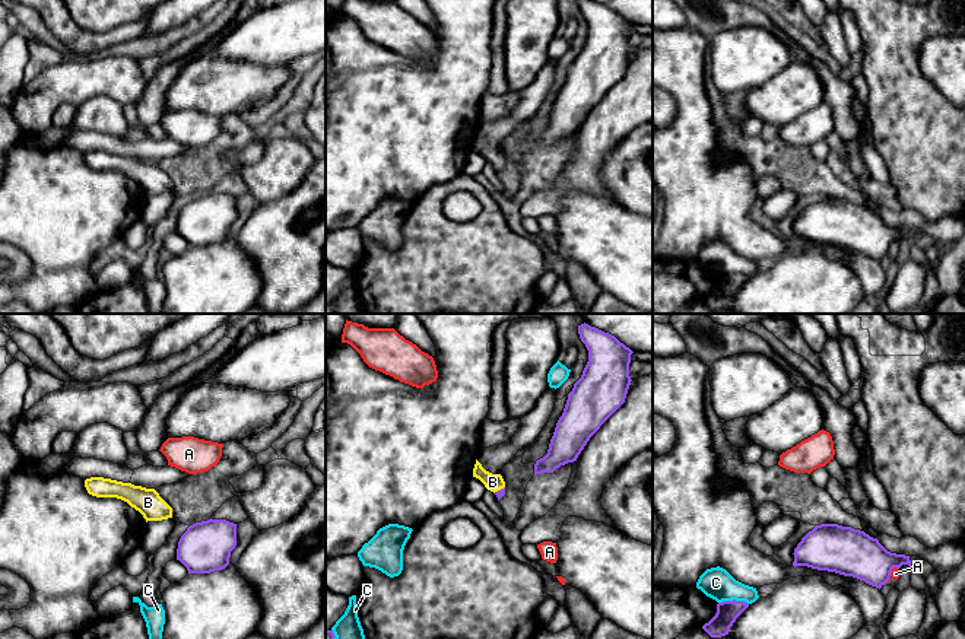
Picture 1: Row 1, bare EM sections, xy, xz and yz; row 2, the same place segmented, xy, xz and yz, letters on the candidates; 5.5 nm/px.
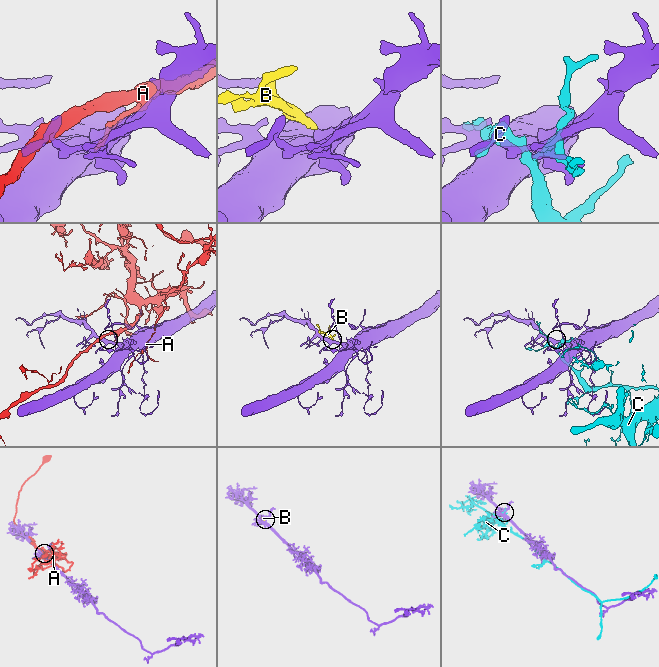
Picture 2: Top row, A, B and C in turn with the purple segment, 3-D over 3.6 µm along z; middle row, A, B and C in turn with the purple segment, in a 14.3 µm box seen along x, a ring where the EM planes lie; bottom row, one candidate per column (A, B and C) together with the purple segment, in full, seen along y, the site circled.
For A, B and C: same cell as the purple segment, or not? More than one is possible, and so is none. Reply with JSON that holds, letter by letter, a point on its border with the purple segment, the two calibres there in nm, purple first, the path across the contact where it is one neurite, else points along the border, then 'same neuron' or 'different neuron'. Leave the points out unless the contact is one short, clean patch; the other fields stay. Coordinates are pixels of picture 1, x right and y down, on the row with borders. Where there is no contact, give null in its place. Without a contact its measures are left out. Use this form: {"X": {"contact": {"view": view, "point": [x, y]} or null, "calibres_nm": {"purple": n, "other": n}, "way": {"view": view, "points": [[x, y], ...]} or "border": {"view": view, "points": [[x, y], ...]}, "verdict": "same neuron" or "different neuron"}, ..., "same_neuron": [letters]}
{"A": {"contact": {"view": "yz", "point": [889, 575]}, "calibres_nm": {"purple": 260, "other": 50}, "verdict": "different neuron"}, "B": {"contact": {"view": "xz", "point": [498, 490]}, "calibres_nm": {"purple": 50, "other": 100}, "way": {"view": "xz", "points": [[500, 493], [498, 490], [492, 482]]}, "verdict": "same neuron"}, "C": {"contact": {"view": "yz", "point": [733, 600]}, "calibres_nm": {"purple": 120, "other": 170}, "verdict": "different neuron"}, "same_neuron": ["B"]}

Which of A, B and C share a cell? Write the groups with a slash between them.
A / B / C

